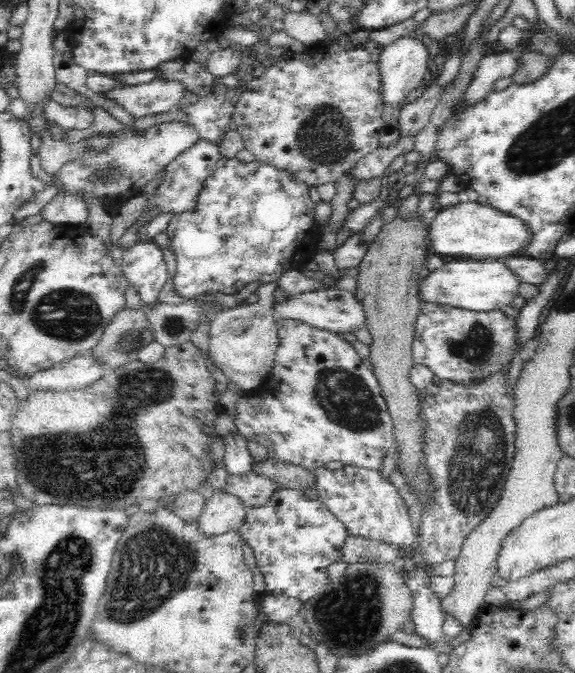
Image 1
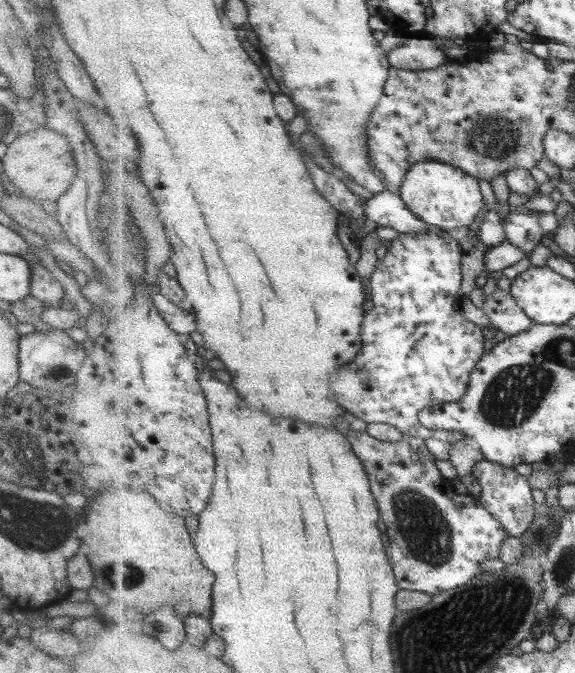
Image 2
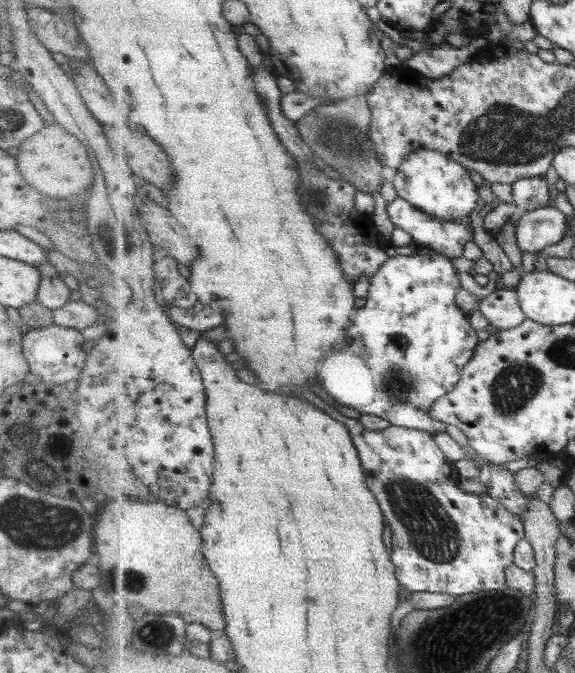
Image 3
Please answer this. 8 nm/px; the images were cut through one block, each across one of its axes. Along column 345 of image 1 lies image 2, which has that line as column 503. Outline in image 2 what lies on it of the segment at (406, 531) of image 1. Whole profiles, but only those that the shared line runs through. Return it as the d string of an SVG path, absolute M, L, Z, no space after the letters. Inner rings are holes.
M483 460L475 464L472 475L481 486L481 497L483 507L499 519L503 527L507 529L507 533L514 537L523 537L527 532L529 524L534 520L536 514L536 503L533 500L533 488L528 477L521 476L513 467L505 467L501 464Z

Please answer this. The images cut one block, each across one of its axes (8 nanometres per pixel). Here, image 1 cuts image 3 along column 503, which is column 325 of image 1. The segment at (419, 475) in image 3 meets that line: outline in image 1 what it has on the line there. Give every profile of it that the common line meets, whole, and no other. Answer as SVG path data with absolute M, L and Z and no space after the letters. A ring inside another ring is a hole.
M291 488L275 490L268 498L266 505L259 508L248 508L244 524L238 531L243 539L243 544L248 544L253 549L257 568L266 581L265 592L268 595L298 598L304 603L312 597L322 594L323 590L330 586L327 568L341 560L341 550L346 539L351 535L322 500L309 500L304 495L304 491Z

